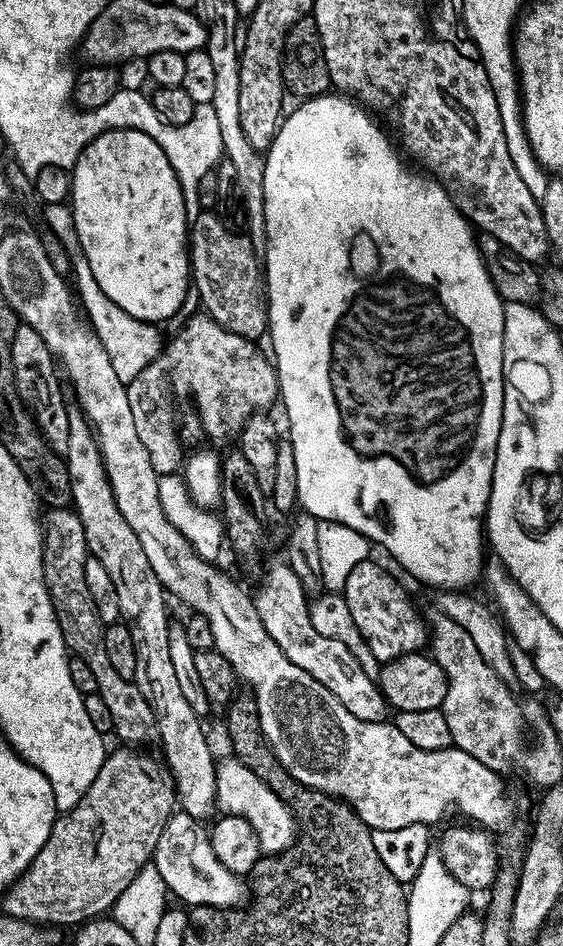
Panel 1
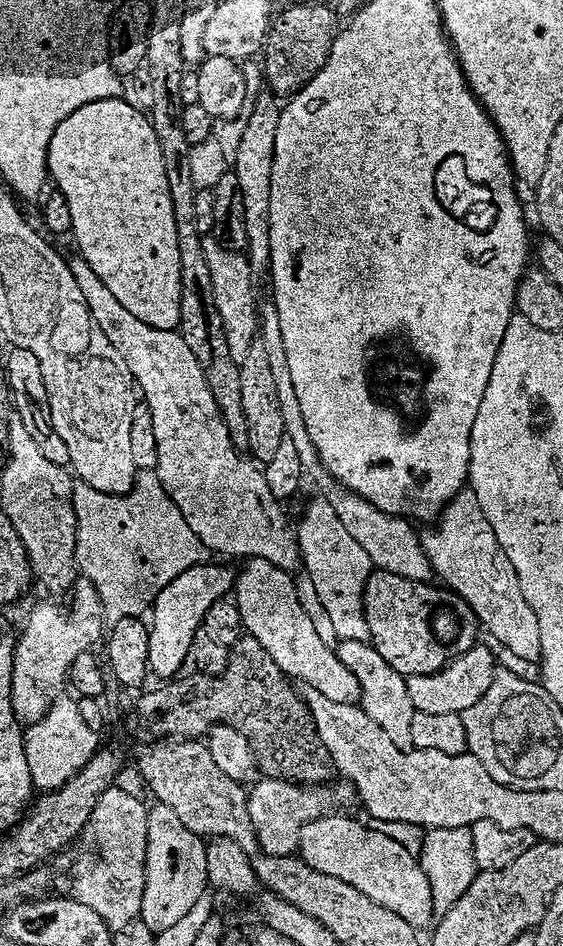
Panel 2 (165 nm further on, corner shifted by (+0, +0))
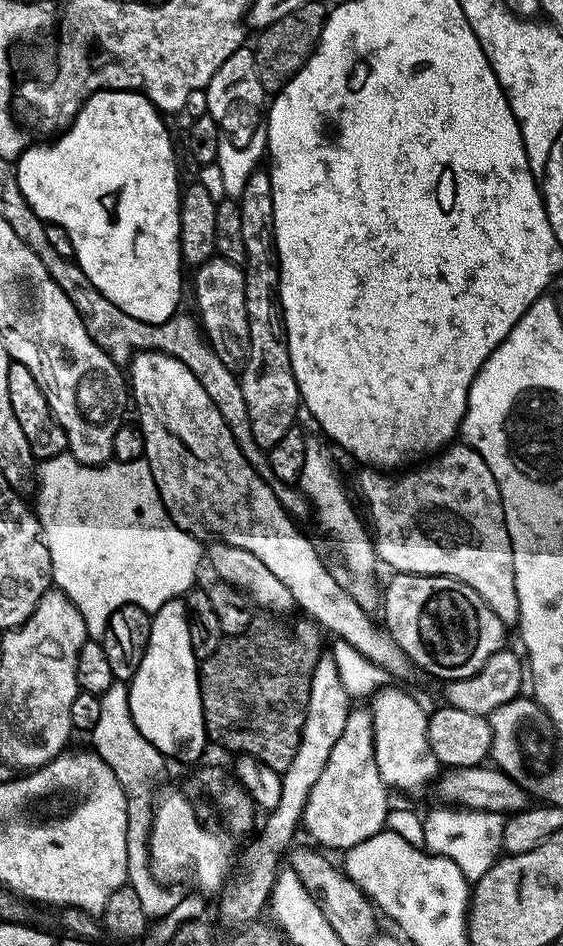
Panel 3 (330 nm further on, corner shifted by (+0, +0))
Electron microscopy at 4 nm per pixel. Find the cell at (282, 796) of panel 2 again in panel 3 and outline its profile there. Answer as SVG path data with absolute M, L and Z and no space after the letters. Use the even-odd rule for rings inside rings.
M353 707L342 736L330 750L321 777L314 782L306 798L303 831L308 831L324 850L347 850L358 846L358 842L366 842L366 838L374 838L374 834L385 831L390 811L388 795L389 789L378 774L372 713L367 707Z

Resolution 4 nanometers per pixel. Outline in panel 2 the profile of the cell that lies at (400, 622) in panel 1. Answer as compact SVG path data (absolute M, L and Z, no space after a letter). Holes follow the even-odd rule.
M373 570L364 587L364 617L368 623L370 643L378 650L378 654L382 654L382 658L386 658L389 666L405 678L437 672L478 643L478 621L472 607L451 590L444 590L440 596L434 585L432 582L411 580L398 574Z

